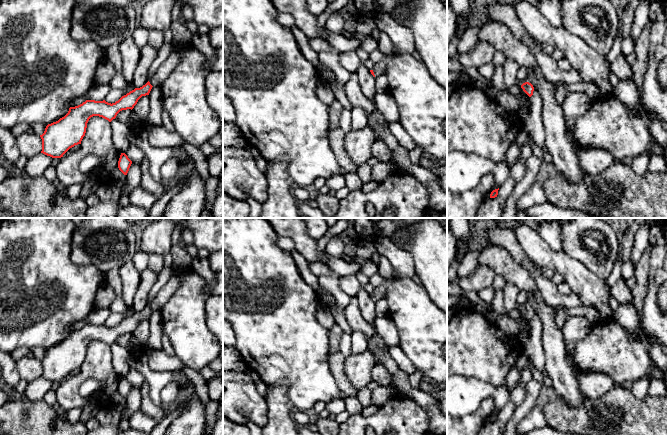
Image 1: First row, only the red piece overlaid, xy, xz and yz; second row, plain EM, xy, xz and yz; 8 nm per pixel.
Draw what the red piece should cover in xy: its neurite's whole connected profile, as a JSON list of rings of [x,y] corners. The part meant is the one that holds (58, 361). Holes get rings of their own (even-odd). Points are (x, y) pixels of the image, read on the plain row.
[[[175,271],[145,309],[135,312],[115,327],[111,328],[105,324],[86,324],[78,330],[70,331],[64,341],[48,348],[44,357],[40,359],[41,377],[52,382],[63,381],[70,372],[81,368],[91,341],[99,340],[111,346],[120,335],[132,334],[142,320],[149,319],[153,310],[161,309],[180,285],[181,278]]]

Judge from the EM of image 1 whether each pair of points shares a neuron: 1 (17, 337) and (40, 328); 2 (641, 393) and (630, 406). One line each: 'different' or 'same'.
1: same
2: different

